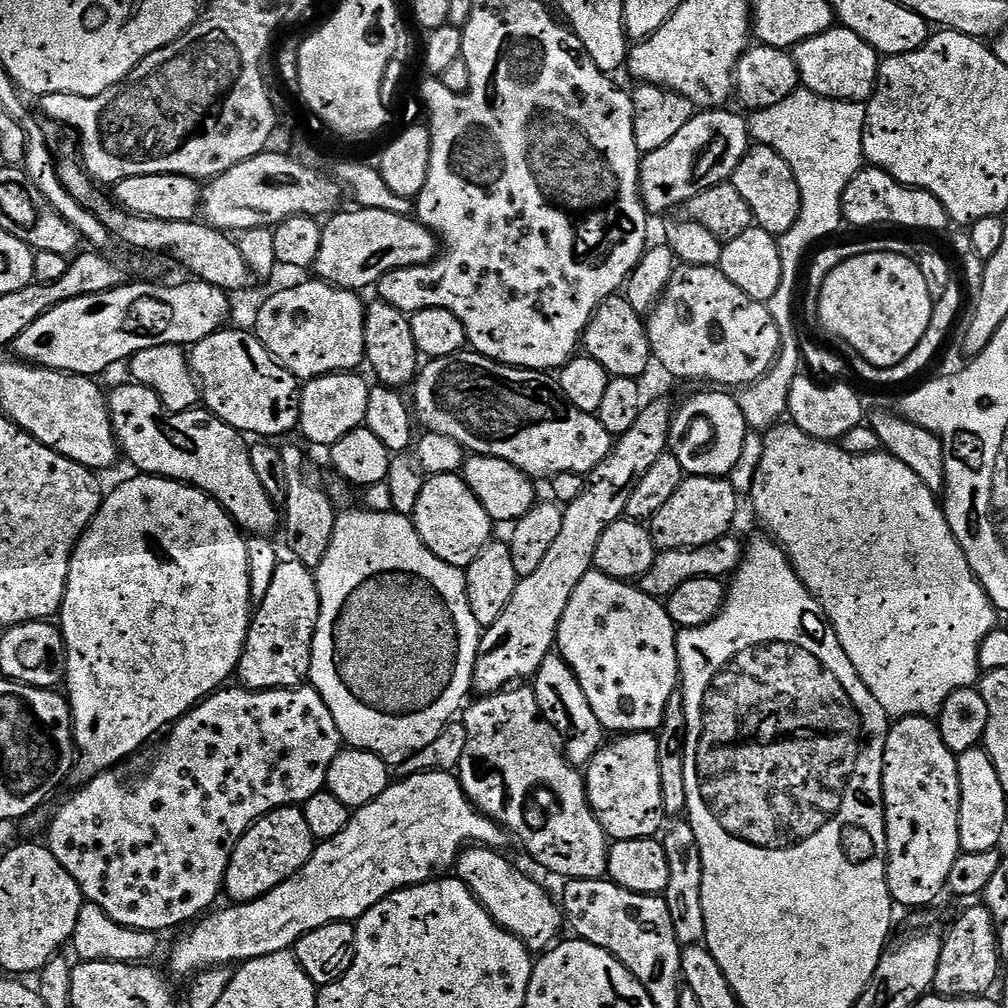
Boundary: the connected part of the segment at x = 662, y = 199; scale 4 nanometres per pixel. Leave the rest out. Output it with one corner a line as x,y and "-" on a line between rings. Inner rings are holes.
700,110
666,146
640,161
640,191
649,213
664,212
675,204
687,205
707,188
727,184
739,170
750,147
750,124
736,112

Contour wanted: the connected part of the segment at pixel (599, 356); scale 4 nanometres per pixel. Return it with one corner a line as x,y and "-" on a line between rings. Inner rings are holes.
613,298
607,300
589,322
584,331
582,348
587,355
593,356
608,371
609,377
634,376
643,377
648,363
653,363
652,343
648,340
645,317
636,313
636,308
628,300

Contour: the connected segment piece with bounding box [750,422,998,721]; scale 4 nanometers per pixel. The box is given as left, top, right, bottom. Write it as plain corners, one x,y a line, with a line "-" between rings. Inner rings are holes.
784,422
773,427
763,437
764,453
757,466
756,477
753,479
750,500
756,507
758,515
764,519
765,524
772,530
771,535
783,546
788,553
793,567
800,575
800,580
812,591
816,601
824,610
829,625
838,634
850,662
862,678
862,682
878,698
878,706
893,721
901,720
907,716
935,717
942,710
946,698
963,688
971,688
981,679
980,647
991,632
997,631
996,616
998,609
992,603
986,590
981,586
968,561
965,545
960,544
952,524
948,521
949,513
936,501
932,493
933,485
918,475
906,462
887,451
879,450
874,453
856,455
850,453
847,447
836,442
819,440
806,434
795,423

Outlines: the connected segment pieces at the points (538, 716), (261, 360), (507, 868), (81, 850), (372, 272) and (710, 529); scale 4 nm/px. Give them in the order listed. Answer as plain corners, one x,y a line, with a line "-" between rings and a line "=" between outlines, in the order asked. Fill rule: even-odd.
512,686
503,692
493,692
491,696
477,699
477,704
463,713
462,721
468,737
465,754
458,767
459,782
468,799
515,839
517,836
524,843
525,850
542,867
568,880
603,880
608,876
610,837
588,801
586,780
581,769
568,761
564,737
544,717
535,691
524,687
528,686
-
531,796
532,824
528,824
528,799
=
225,327
191,345
192,371
200,381
203,407
231,428
235,428
237,432
249,437
256,436
252,438
276,438
272,436
284,436
287,432
295,433
300,423
301,381
271,356
266,346
251,331
239,332
232,327
=
469,846
460,853
460,859
454,865
455,875
474,893
501,928
523,940
529,952
543,953
557,939
555,936
563,930
564,924
566,928
566,913
557,897
555,900
538,881
519,872
504,855
503,851
494,848
=
243,686
229,687
227,690
217,690
211,696
200,701
188,715
179,720
179,727
196,728
188,740
188,749
181,754
180,760
160,760
152,768
152,773
141,782
137,788
132,788
124,796
120,804
119,771
109,770
100,773
87,784
77,787
76,793
57,810
51,817
46,829
46,847
58,858
58,862
78,882
80,893
85,901
97,904
114,922
127,928
163,934
167,928
176,928
187,920
203,917
213,907
219,896
222,896
224,875
228,869
230,858
238,846
238,842
248,833
249,826
260,820
266,813
279,808
302,806
319,792
325,791
328,782
328,771
334,758
342,751
340,731
322,698
311,686
299,688
272,688
268,692
249,690
=
357,207
355,211
337,211
331,217
333,220
323,225
322,246
314,265
319,279
338,288
361,290
371,284
372,287
379,285
380,279
394,270
430,264
436,259
436,236
426,225
419,224
416,218
373,208
=
689,475
678,486
674,498
658,510
658,514
650,521
650,531
656,537
657,545
661,549
698,549
707,544
714,544
733,531
732,523
736,520
736,511
740,508
742,496
736,492
728,478
718,476
691,476

